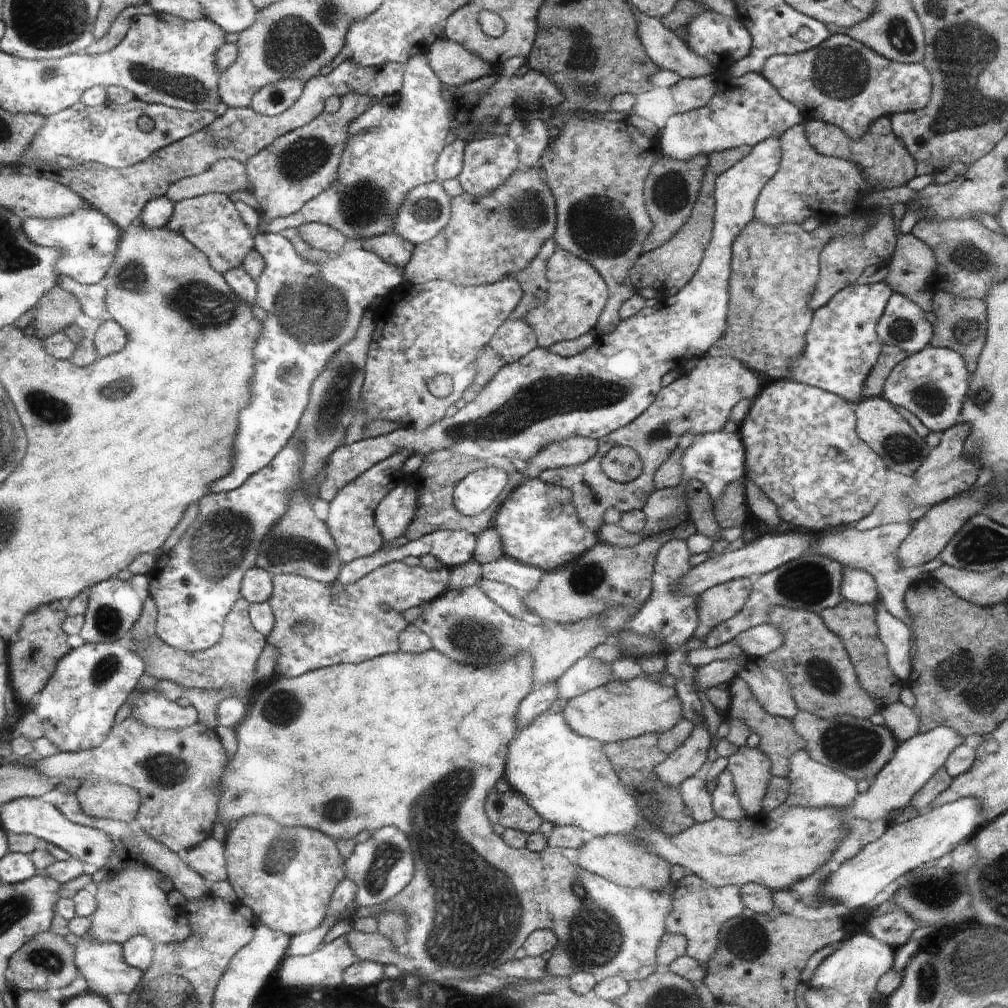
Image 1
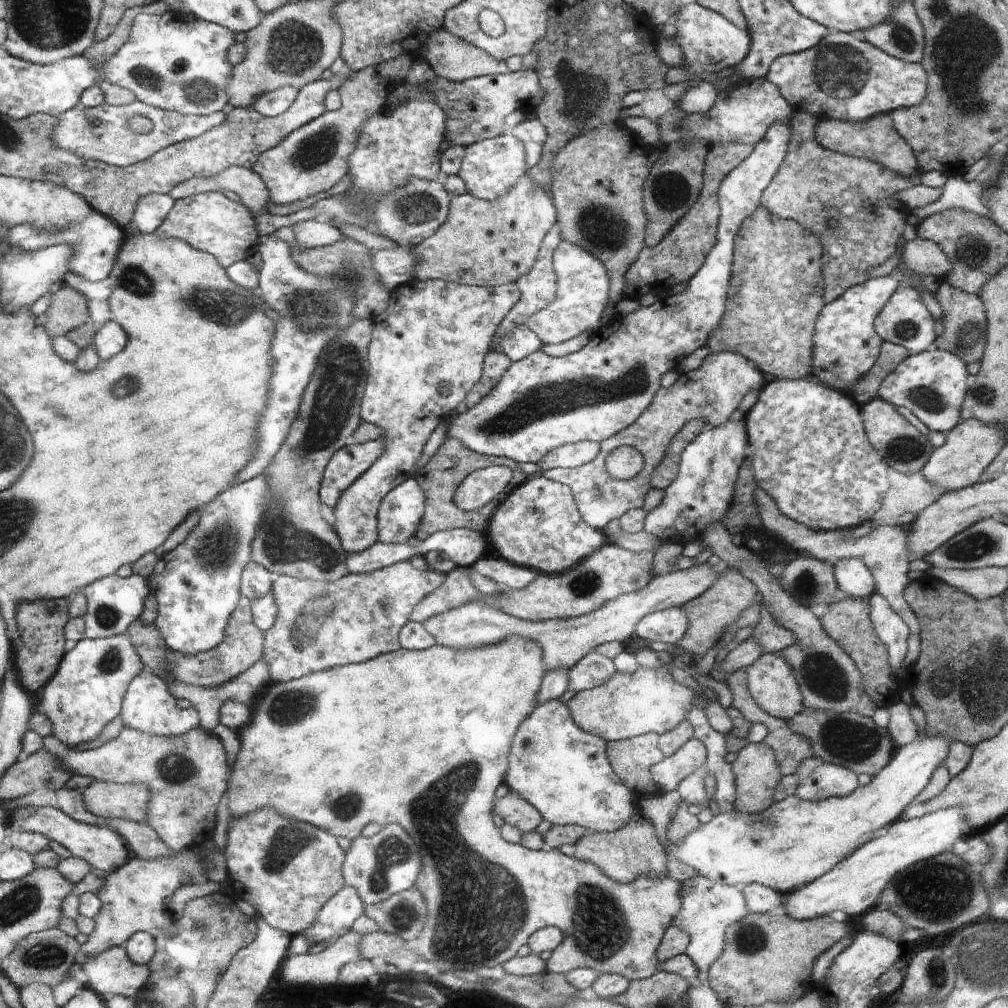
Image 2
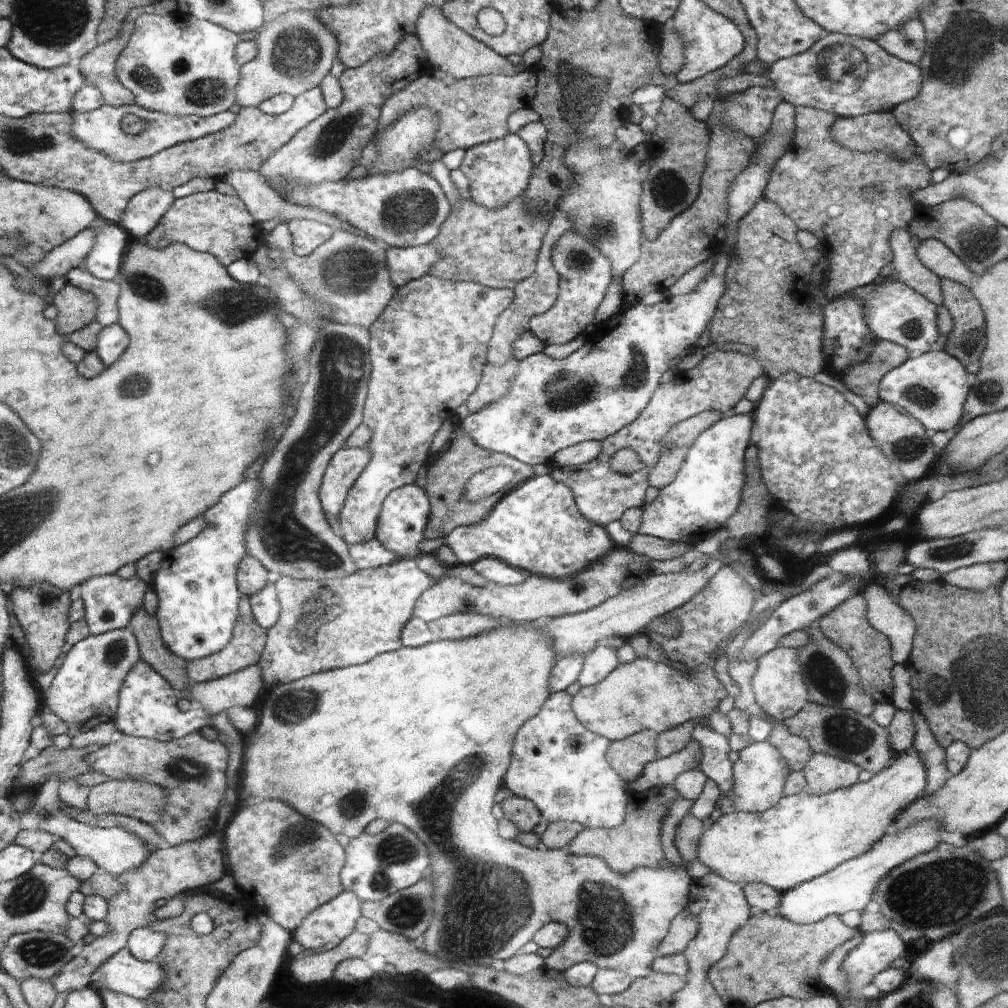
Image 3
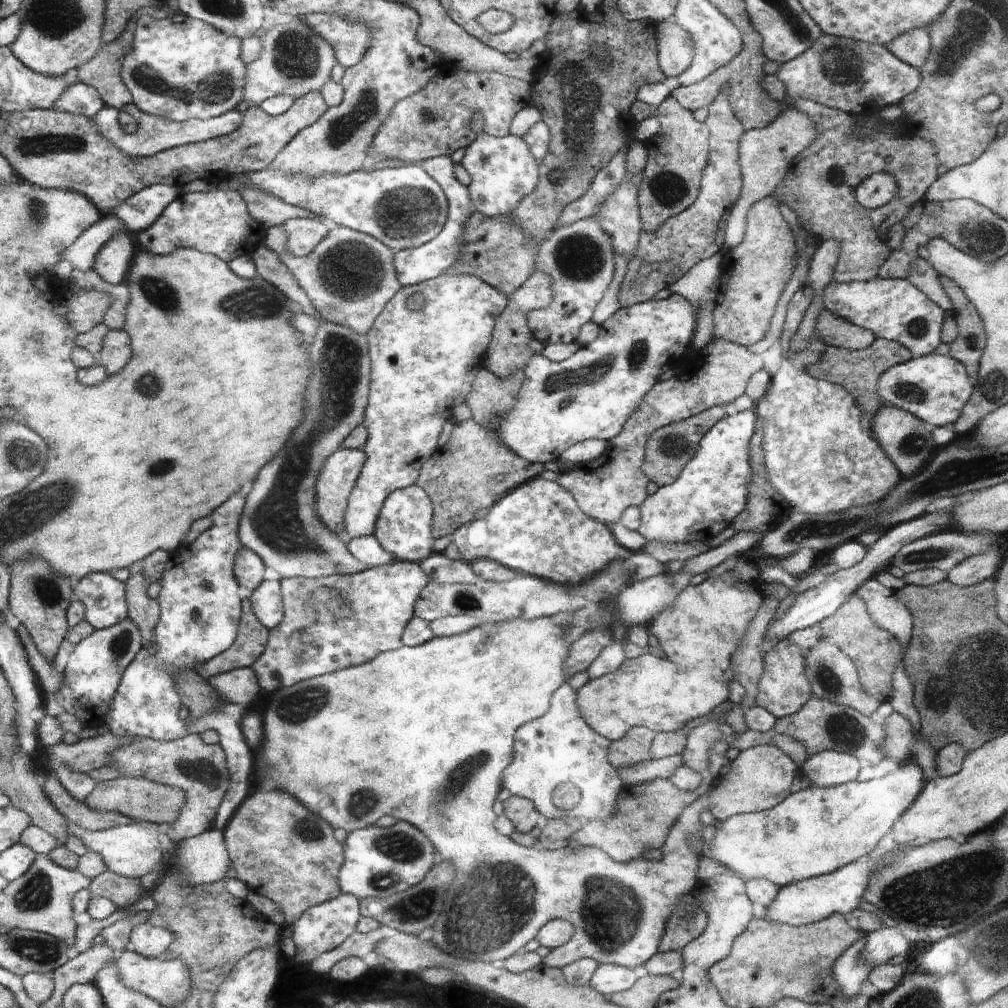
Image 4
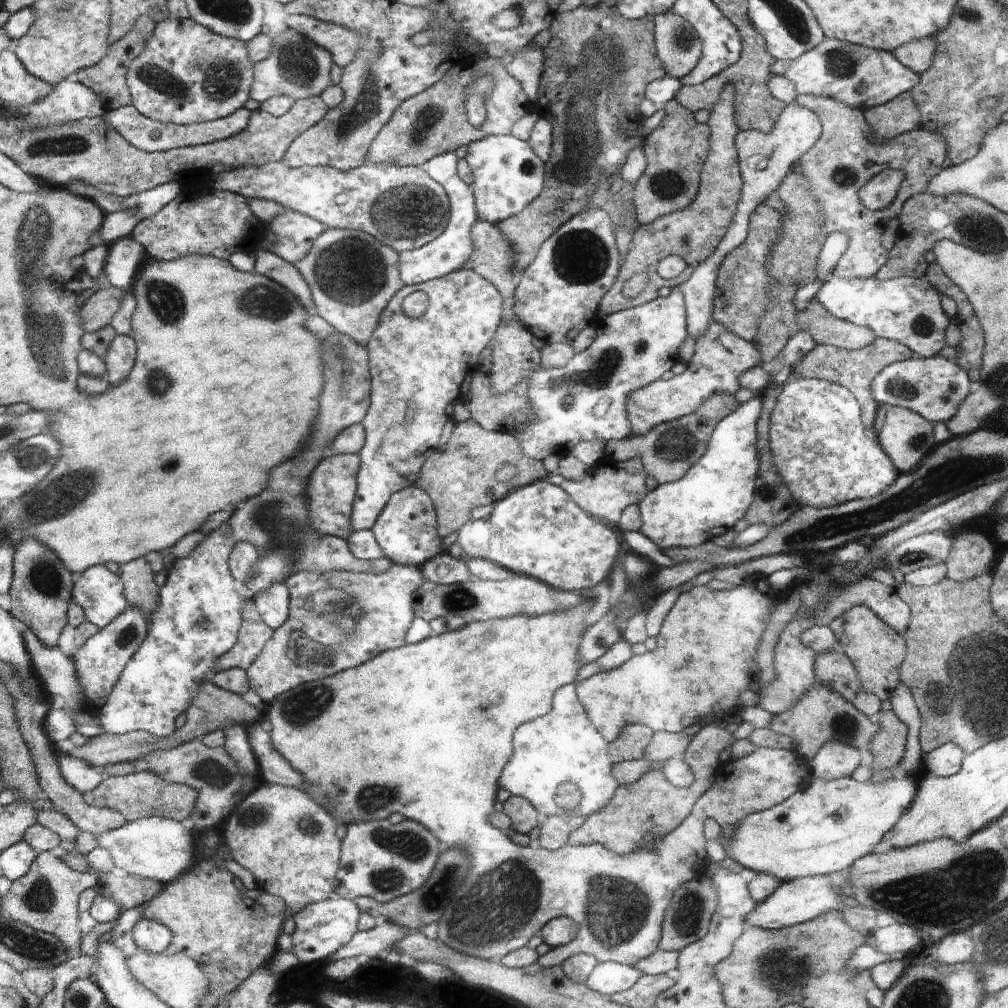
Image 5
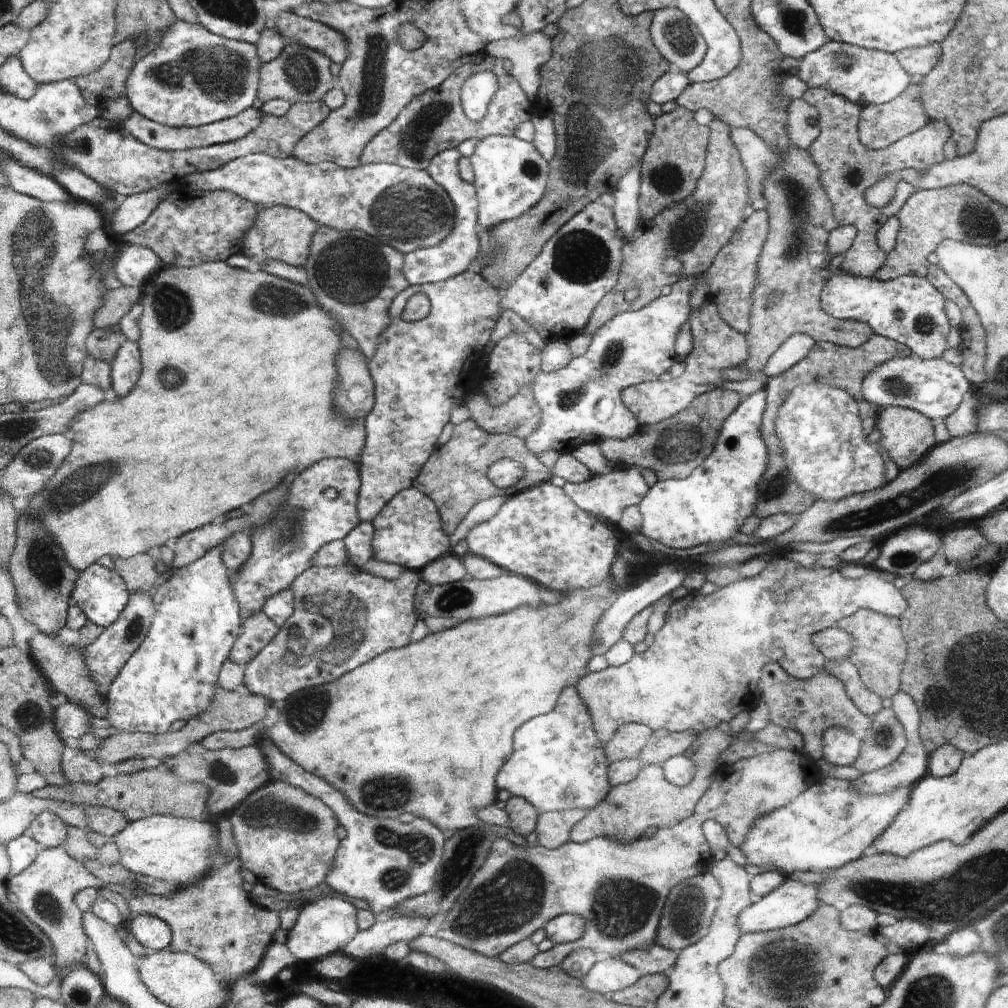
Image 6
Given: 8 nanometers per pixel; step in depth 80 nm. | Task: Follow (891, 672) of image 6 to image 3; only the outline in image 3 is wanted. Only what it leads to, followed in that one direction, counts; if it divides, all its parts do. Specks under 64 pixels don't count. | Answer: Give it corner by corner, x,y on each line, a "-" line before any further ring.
860,592
839,604
836,609
833,609
832,613
822,617
816,625
827,639
838,645
852,659
854,666
861,672
864,691
876,703
891,703
893,699
891,670
895,665
891,657
891,644
886,635
877,631
869,623
867,619
867,600

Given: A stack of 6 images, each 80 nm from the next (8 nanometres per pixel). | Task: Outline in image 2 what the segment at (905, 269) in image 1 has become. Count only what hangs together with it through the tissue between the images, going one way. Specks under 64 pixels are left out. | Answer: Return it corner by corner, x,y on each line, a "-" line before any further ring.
917,237
906,242
903,248
908,268
915,273
944,279
953,269
947,254
934,241

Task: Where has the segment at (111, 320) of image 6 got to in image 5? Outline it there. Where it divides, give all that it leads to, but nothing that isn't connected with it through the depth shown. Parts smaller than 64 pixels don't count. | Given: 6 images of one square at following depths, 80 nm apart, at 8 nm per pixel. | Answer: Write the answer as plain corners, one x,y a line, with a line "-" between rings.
108,287
98,289
87,302
84,303
81,315
85,322
84,333
103,329
111,324
112,317
121,307
125,289

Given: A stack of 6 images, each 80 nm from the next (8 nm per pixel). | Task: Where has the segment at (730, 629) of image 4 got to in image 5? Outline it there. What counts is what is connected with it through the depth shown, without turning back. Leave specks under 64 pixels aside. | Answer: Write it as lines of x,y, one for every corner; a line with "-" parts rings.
748,578
742,586
736,588
728,588
723,590
713,590
708,585
701,585
692,587
687,592
679,594
675,604
672,606
668,615
666,616
660,634
656,636
656,648
652,652
646,652
642,656
632,656
628,662
624,662
624,666
610,670
610,672
602,672
582,680
580,682
580,698
584,698
584,706
588,706
588,716
592,716
591,721
596,722
596,726
600,726
600,734
604,734
604,738
608,738
608,742
616,740
622,732
622,728
626,724
644,724
644,726
652,726
652,730
666,730
666,732
680,732
690,724
700,724
701,728
704,726
704,720
711,719
710,723
717,723
723,719
724,713
734,714
737,709
741,708
738,702
738,694
742,690
746,690
748,686
748,676
746,676
746,662
750,662
756,656
756,648
758,648
758,640
762,638
762,632
766,630
772,612
775,612
780,604
780,600
785,600
786,596
780,598
780,594
776,594
772,590
772,586
768,584
766,578

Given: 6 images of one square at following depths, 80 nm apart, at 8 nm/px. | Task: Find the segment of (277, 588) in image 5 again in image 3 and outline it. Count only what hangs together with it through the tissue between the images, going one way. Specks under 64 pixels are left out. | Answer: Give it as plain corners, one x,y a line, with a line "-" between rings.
268,583
260,593
249,597
252,614
256,622
265,629
277,624
281,613
281,604
275,583

